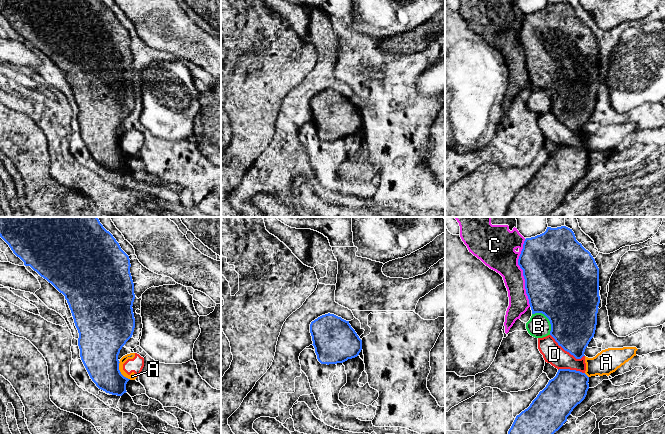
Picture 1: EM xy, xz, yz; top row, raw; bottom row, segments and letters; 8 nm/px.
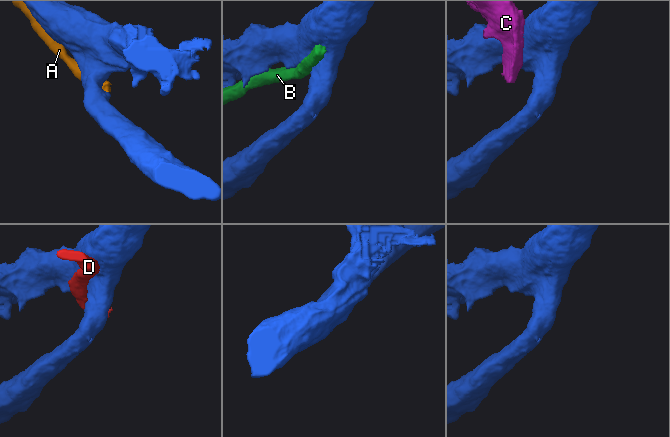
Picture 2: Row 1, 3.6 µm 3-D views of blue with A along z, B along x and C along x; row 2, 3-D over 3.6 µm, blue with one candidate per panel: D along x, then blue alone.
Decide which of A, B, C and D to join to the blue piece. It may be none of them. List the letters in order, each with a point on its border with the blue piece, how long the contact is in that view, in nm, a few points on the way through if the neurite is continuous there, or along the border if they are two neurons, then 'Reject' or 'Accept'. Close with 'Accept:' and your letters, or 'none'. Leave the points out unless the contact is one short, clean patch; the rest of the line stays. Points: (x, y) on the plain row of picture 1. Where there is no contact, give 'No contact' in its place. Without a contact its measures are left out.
A: Touches blue at xy (120, 148). Shared border 180 nm. Boundary: xy (118, 137), (119, 147), (130, 155). Reject
B: Touches blue at yz (548, 94). Shared border 220 nm. Reject
C: Touches blue at yz (523, 49). Shared border 550 nm. Reject
D: Touches blue at yz (566, 126). Shared border 340 nm. Boundary: yz (550, 110), (559, 121), (576, 134), (584, 132). Reject
Accept: none

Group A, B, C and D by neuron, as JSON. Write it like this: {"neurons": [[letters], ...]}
{"neurons": [["A", "B", "D"], ["C"]]}

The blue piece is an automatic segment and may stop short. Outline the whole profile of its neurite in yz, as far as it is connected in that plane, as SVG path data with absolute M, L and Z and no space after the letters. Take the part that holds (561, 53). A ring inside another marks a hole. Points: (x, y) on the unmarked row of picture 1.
M566 2L547 3L544 9L525 15L518 41L523 46L526 70L532 90L544 90L551 100L550 111L558 121L576 135L581 135L585 132L585 125L594 113L600 79L599 44L591 29L576 16L572 5Z

